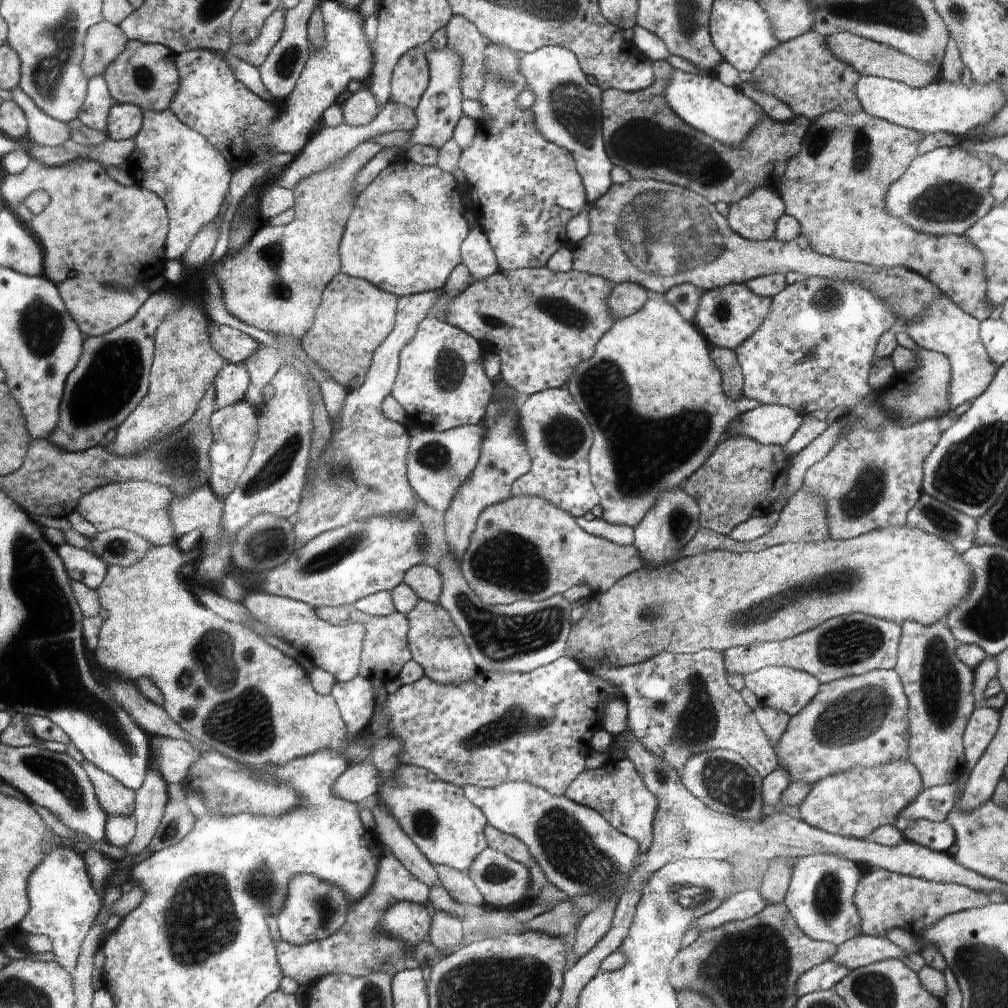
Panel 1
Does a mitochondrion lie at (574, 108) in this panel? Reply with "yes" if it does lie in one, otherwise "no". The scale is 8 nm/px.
yes

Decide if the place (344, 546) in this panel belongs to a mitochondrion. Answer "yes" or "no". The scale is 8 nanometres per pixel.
yes

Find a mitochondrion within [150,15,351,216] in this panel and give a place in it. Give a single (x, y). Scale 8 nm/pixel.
(284, 66)

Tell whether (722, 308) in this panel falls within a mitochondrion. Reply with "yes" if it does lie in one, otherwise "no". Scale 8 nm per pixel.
yes

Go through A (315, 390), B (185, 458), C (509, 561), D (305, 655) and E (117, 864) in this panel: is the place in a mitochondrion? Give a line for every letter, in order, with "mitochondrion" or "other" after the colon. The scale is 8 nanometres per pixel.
A: other
B: mitochondrion
C: mitochondrion
D: other
E: other

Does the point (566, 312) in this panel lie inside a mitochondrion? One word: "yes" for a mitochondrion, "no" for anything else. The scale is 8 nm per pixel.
yes

